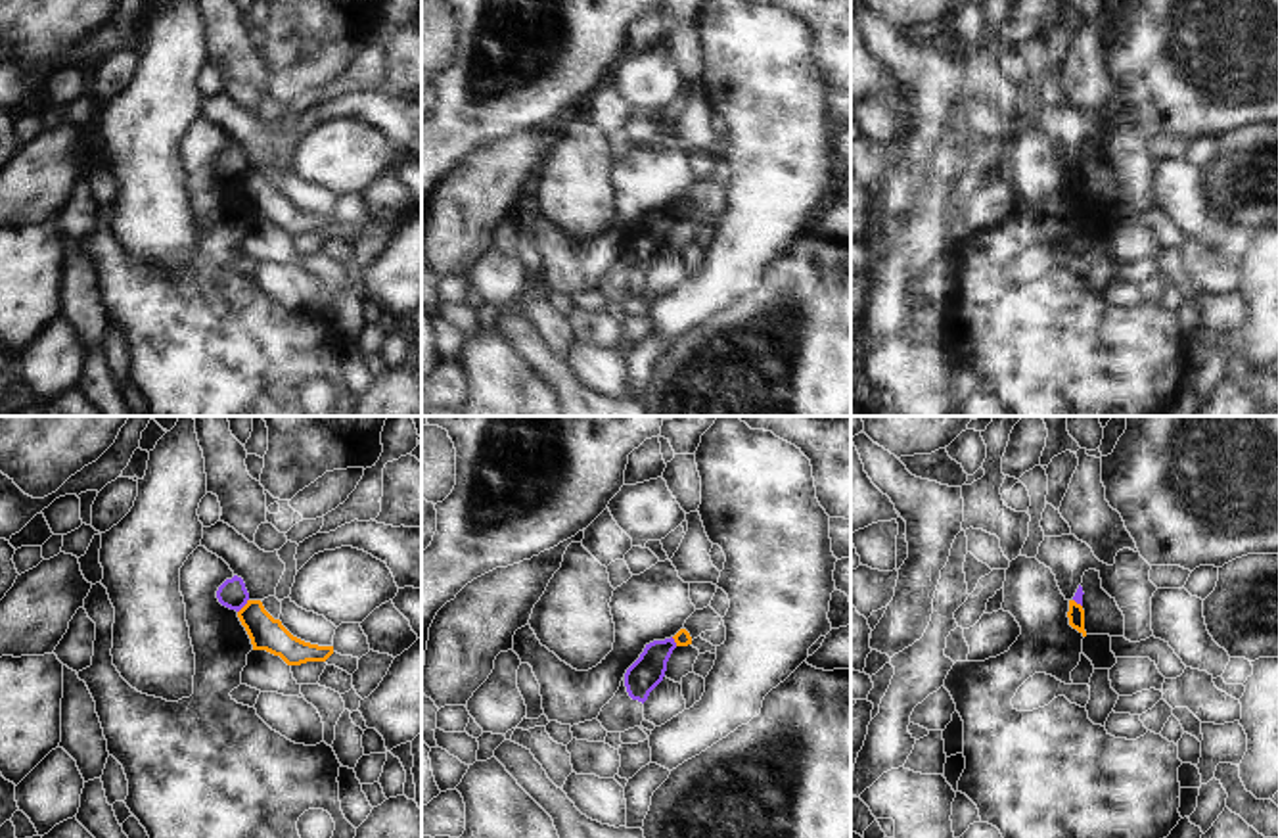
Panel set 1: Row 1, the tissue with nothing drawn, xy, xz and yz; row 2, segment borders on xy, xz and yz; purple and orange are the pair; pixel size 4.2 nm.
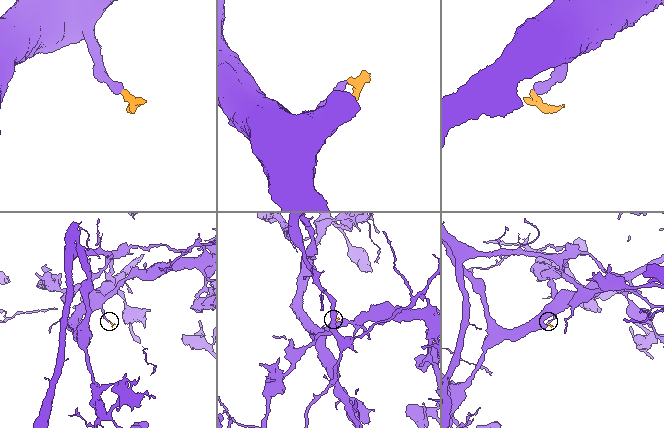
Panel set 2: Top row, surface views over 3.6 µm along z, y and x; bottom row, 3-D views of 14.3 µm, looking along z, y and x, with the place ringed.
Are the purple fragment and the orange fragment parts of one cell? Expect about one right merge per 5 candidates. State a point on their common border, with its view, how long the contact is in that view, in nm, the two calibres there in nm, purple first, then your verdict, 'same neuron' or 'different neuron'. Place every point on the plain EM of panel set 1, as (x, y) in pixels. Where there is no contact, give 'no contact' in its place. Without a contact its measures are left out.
meets purple in xy at (244, 175); contact 80 nm long; 120 nm thick on the purple side, 140 nm on the other; different neuron

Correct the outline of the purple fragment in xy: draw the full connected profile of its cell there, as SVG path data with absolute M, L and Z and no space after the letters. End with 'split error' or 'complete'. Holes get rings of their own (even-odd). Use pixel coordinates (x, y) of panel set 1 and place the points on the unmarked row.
M234 146L218 157L217 169L222 176L240 182L247 175L249 163L243 150Z | complete

